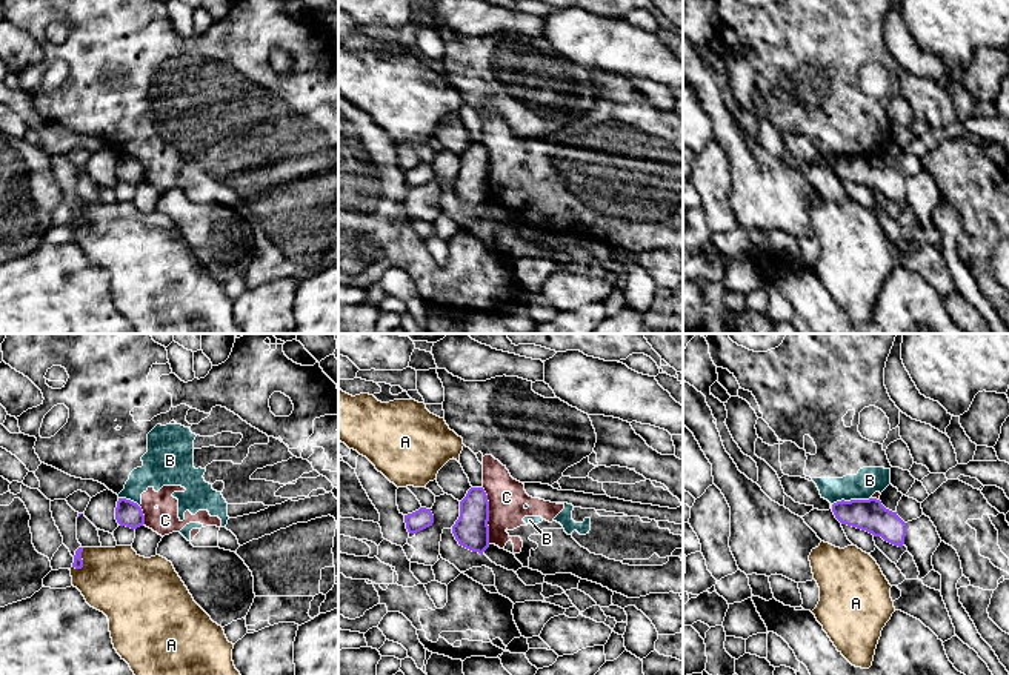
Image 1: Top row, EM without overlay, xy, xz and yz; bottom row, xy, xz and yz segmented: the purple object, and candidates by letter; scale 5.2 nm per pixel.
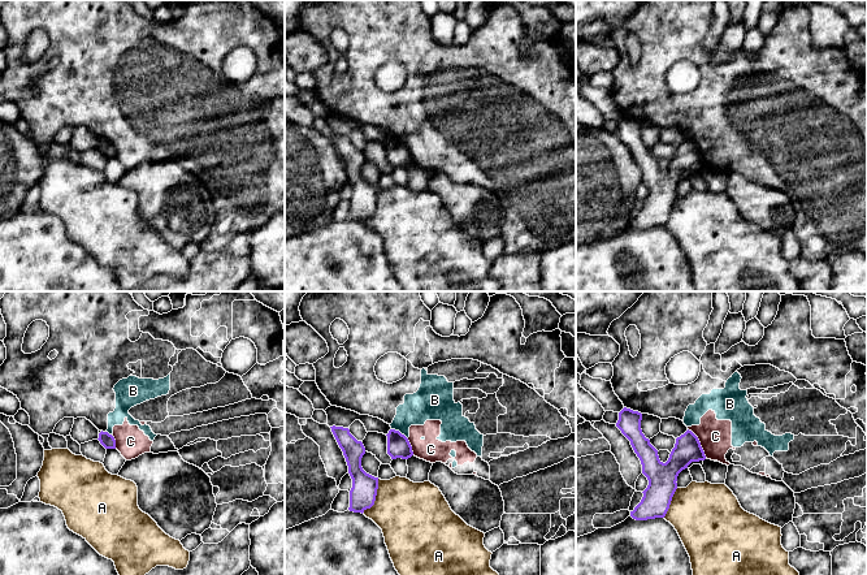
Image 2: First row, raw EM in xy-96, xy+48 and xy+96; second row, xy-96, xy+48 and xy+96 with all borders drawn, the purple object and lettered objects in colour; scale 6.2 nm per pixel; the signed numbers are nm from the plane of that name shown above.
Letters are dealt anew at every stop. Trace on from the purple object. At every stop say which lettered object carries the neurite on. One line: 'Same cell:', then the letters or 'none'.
Same cell: none

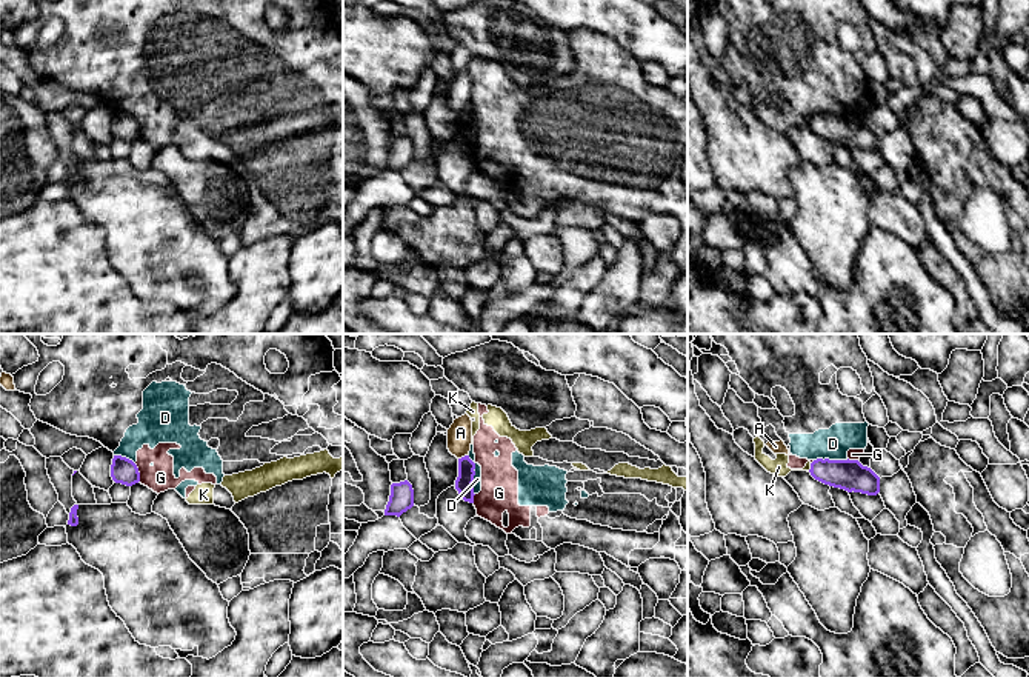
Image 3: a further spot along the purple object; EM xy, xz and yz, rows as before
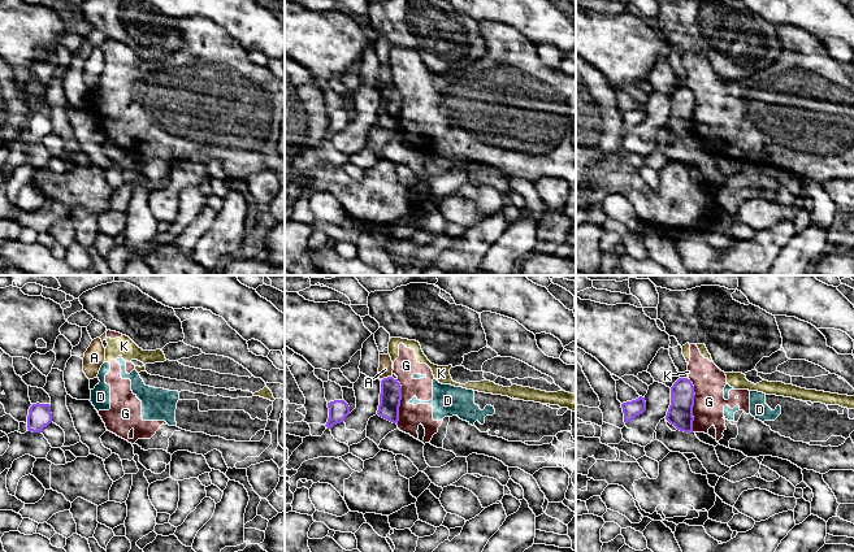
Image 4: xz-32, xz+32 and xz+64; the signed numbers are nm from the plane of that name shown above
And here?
Same cell: A

